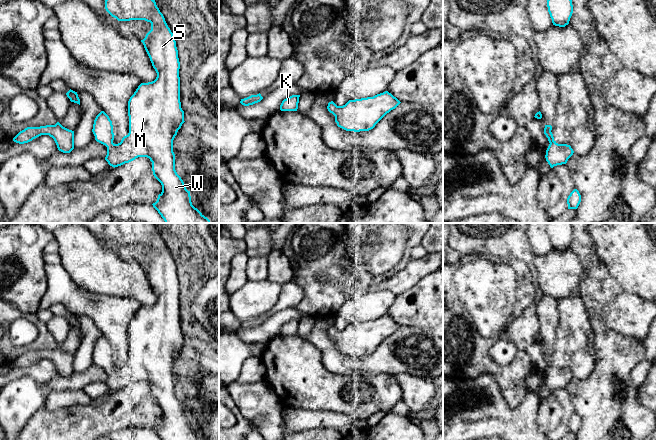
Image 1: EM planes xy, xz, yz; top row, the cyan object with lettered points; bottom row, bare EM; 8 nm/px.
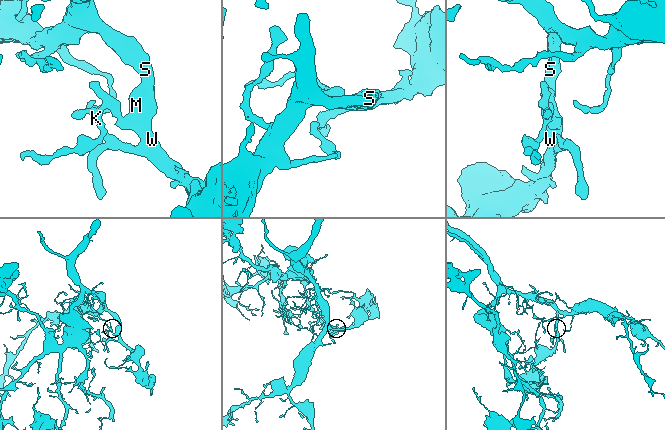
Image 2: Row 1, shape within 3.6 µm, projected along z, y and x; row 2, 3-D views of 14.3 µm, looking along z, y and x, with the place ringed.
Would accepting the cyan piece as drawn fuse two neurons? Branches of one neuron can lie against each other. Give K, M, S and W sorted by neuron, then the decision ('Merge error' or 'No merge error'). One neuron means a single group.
Groups: K M S W. No merge error

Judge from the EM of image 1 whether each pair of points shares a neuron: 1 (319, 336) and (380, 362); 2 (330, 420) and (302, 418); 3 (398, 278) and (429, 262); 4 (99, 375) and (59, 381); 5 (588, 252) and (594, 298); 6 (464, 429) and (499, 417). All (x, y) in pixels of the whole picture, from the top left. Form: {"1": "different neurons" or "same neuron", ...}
{"1": "same neuron", "2": "same neuron", "3": "same neuron", "4": "same neuron", "5": "same neuron", "6": "same neuron"}

